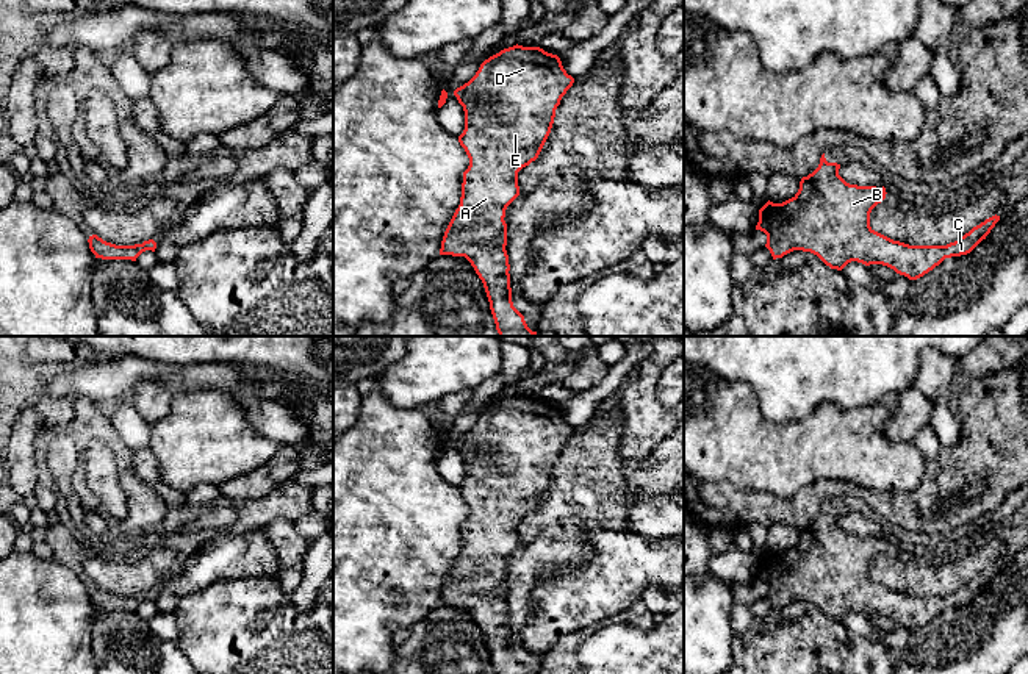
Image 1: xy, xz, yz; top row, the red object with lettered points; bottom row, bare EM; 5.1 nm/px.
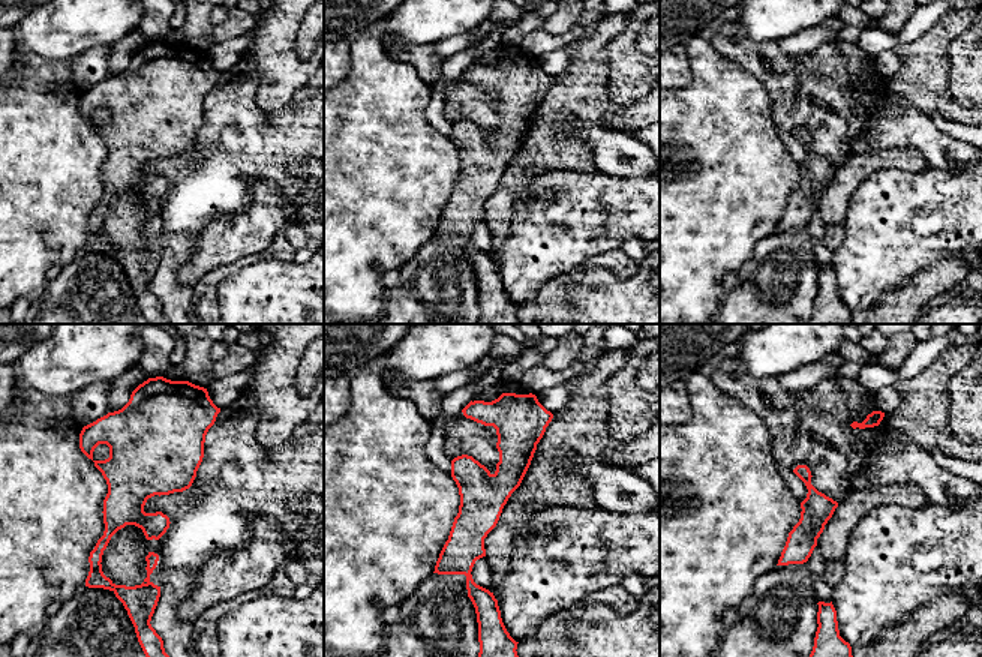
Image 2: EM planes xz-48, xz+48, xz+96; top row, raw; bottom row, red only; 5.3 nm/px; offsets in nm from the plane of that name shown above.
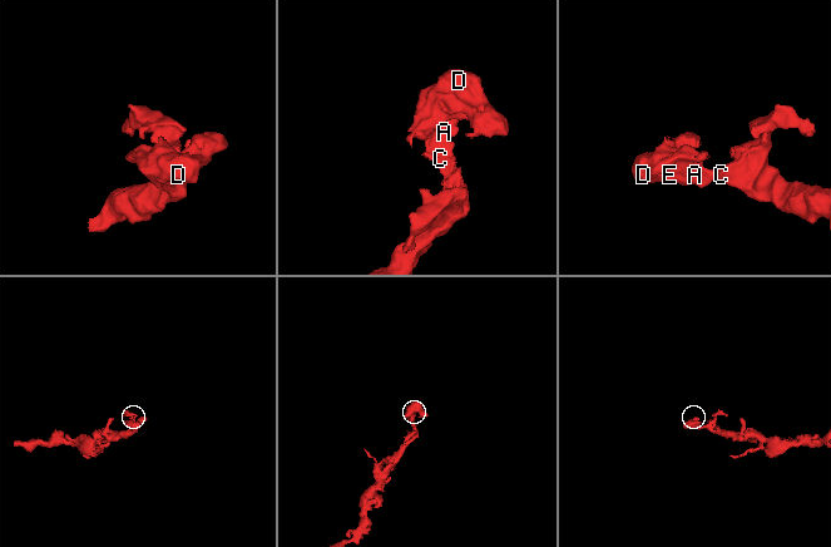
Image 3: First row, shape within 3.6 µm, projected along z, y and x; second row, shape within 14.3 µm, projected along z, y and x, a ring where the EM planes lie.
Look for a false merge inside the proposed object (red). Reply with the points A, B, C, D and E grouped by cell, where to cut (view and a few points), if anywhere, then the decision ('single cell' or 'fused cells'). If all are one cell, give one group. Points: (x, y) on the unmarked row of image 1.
A B C D E | no cut | single cell

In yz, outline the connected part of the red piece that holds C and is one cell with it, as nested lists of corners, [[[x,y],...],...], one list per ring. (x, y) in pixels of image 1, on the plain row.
[[[823,504],[818,518],[801,529],[800,540],[792,549],[782,554],[768,550],[759,560],[756,580],[767,585],[765,597],[773,610],[803,601],[817,605],[831,619],[842,621],[851,611],[865,616],[882,615],[909,630],[917,630],[945,608],[970,604],[1000,571],[995,565],[947,596],[909,596],[893,591],[870,577],[870,563],[886,549],[886,538],[850,535],[839,525],[839,519],[840,514],[828,513]]]

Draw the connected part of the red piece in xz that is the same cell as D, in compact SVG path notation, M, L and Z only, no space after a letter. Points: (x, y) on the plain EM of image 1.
M516 394L485 410L476 425L454 441L465 461L458 493L469 516L463 522L460 555L444 582L440 605L465 607L471 613L483 633L494 674L526 674L512 652L504 568L507 557L519 546L518 522L538 508L555 460L573 433L557 405Z

